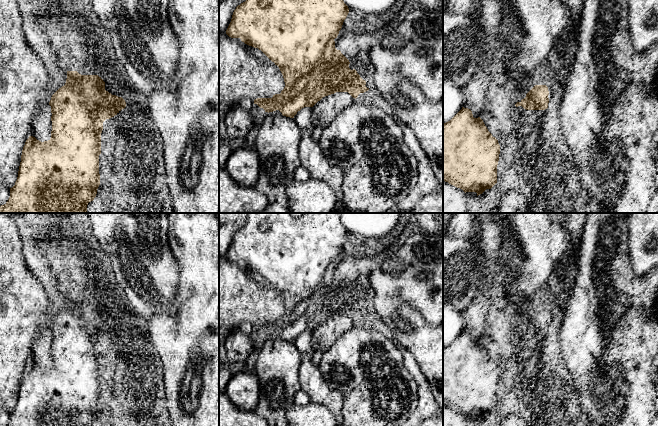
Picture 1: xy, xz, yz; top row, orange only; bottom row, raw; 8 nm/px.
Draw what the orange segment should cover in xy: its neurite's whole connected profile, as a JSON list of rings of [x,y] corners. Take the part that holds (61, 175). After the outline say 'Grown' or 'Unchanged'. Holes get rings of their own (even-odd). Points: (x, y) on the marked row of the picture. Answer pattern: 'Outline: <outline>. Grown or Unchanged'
Outline: [[[67,71],[64,86],[51,97],[52,131],[48,141],[41,142],[29,136],[22,150],[18,177],[10,188],[8,201],[0,206],[0,213],[87,213],[87,205],[93,201],[100,185],[99,155],[103,122],[117,115],[126,107],[122,97],[105,90],[105,82],[98,75],[81,75]]]. Unchanged

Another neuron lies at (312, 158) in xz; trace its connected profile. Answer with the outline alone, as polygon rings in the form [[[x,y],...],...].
[[[310,127],[302,130],[298,154],[300,165],[308,171],[311,179],[324,181],[334,189],[337,198],[340,198],[344,175],[329,163],[318,141],[313,140]]]

